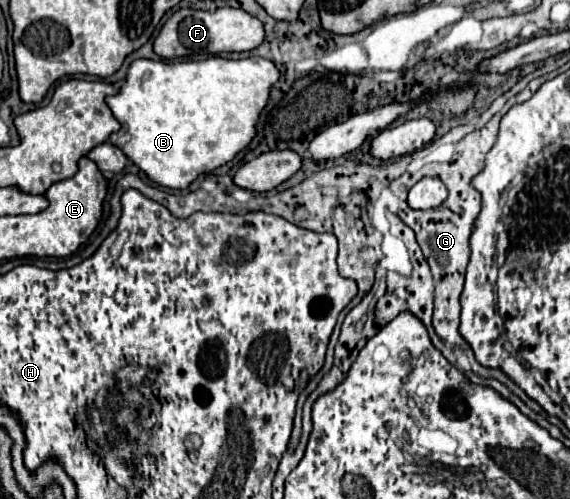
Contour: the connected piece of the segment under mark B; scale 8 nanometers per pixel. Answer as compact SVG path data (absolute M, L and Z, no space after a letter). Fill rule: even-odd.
M210 55L202 60L135 60L129 66L125 86L117 96L109 96L107 104L113 116L119 120L121 130L109 138L111 144L121 148L129 160L133 160L153 182L183 190L197 180L199 174L207 174L227 162L231 162L243 148L251 144L257 134L257 122L263 108L269 102L271 88L279 82L277 66L267 58L250 56L243 60L225 60Z

